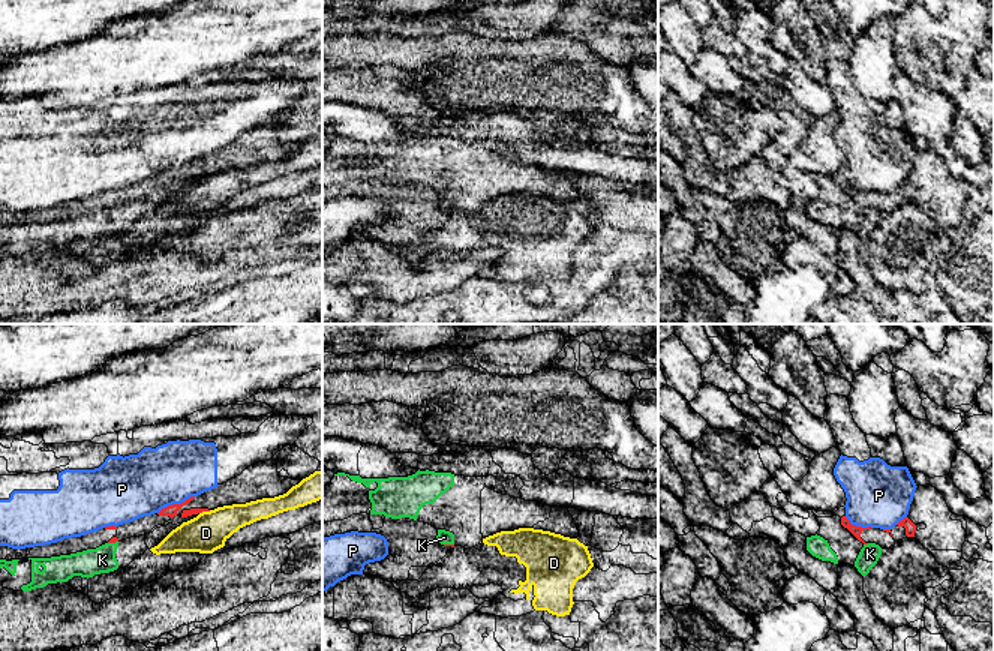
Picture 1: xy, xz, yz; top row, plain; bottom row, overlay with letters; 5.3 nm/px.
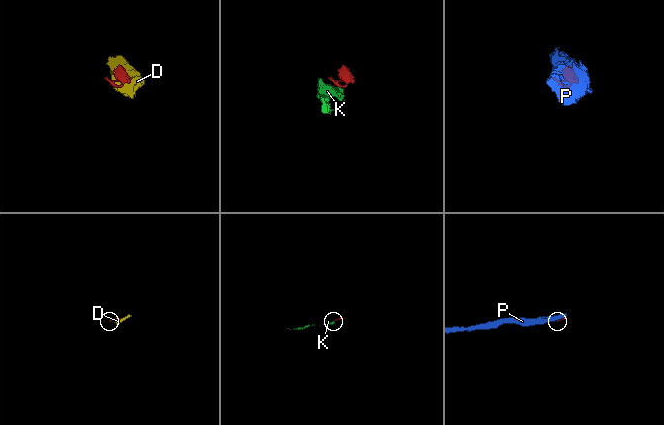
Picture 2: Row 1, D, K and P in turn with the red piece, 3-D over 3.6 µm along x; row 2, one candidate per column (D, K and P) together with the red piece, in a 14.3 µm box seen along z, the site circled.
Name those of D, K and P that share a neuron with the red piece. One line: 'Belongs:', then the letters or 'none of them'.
Belongs: none of them

